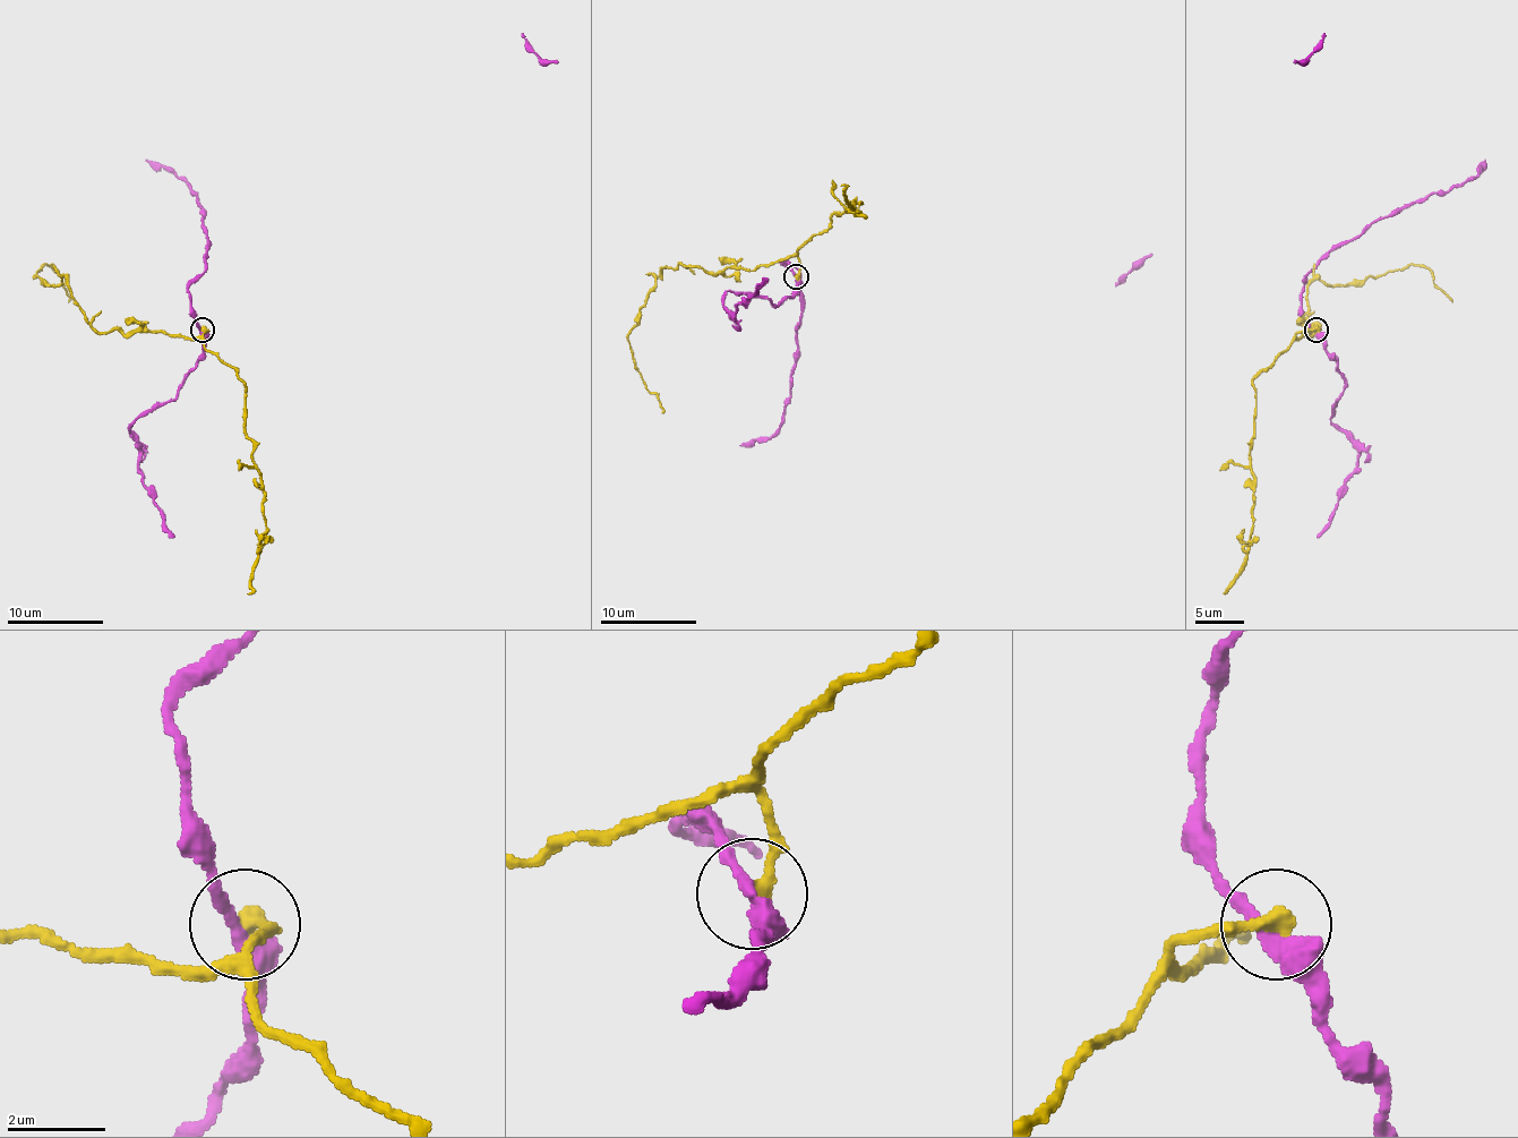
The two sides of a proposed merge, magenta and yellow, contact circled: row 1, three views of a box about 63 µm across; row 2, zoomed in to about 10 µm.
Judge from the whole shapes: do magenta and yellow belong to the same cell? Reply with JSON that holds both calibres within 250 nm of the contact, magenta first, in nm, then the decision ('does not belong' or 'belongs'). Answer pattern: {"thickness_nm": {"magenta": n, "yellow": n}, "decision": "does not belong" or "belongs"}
{"thickness_nm": {"magenta": 340, "yellow": 360}, "decision": "does not belong"}

